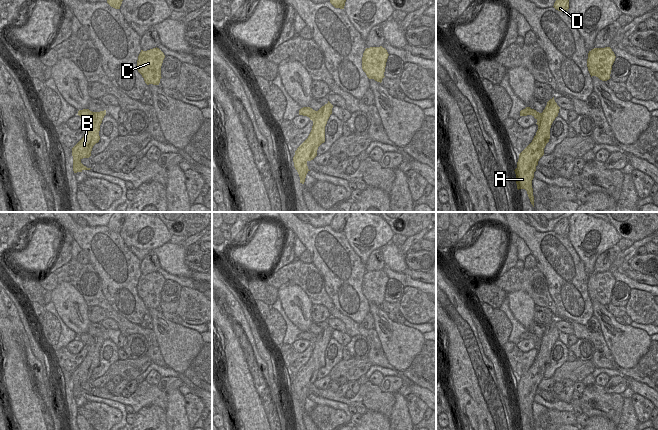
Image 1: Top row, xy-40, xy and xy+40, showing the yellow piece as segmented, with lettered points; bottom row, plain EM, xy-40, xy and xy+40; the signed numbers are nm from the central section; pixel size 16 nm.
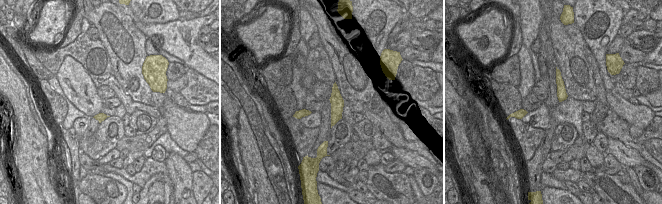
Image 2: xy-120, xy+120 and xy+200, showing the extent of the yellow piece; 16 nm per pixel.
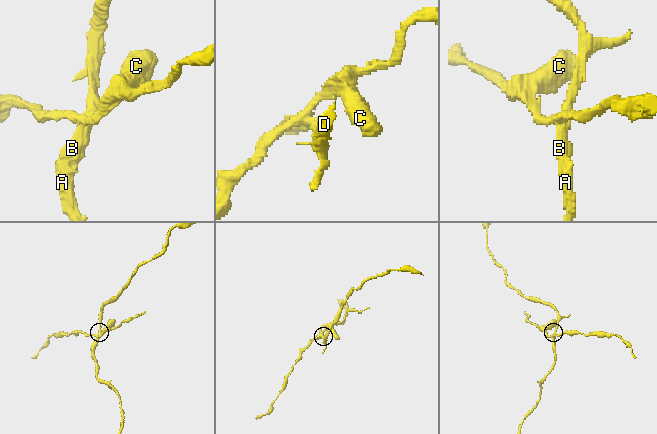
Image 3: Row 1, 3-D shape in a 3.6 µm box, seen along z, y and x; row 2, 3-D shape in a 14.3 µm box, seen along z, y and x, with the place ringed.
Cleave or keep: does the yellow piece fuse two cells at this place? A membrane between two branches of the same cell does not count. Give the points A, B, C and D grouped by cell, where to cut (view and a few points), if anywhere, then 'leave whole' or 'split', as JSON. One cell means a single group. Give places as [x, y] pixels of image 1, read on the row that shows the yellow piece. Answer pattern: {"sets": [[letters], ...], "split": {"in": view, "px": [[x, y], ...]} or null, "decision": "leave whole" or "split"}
{"sets": [["A", "B", "D"], ["C"]], "split": {"in": "xy-40", "px": [[94, 112], [94, 118], [89, 122]]}, "decision": "split"}

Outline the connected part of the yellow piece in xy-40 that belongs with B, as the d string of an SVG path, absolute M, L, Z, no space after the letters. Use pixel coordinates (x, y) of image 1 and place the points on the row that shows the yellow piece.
M106 110L100 112L94 112L95 119L89 122L89 126L83 138L72 148L73 156L73 171L74 173L82 172L83 170L90 170L81 163L83 158L89 158L91 156L91 151L93 146L99 142L100 136L100 125L104 116L106 115Z

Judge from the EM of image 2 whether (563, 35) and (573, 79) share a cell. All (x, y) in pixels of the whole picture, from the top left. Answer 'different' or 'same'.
same

